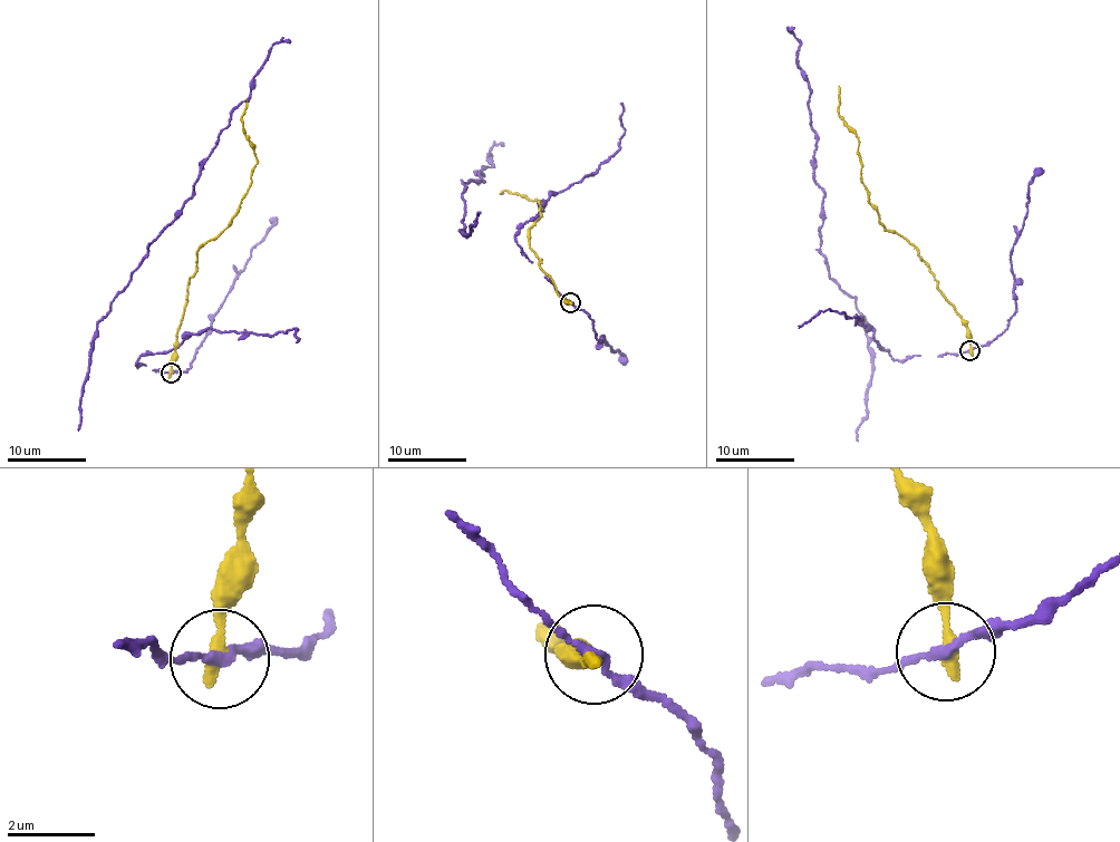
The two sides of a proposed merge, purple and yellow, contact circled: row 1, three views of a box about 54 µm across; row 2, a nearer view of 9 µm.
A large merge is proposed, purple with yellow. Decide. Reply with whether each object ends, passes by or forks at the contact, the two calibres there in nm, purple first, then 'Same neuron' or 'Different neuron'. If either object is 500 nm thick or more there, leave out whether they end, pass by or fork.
At the ring purple passes by. At the ring yellow ends. Thickness 170 nm (purple) against 320 nm. Different neuron

